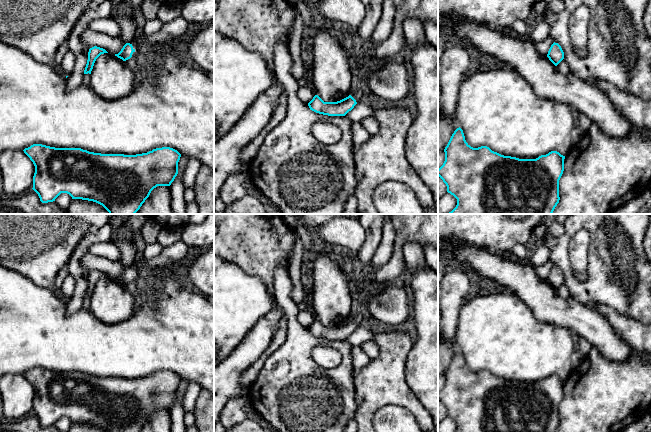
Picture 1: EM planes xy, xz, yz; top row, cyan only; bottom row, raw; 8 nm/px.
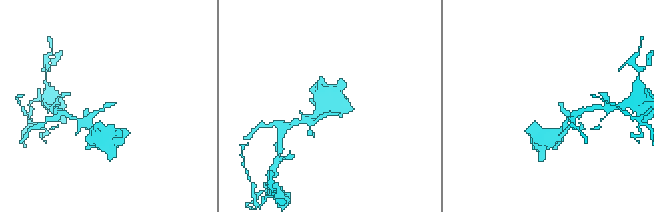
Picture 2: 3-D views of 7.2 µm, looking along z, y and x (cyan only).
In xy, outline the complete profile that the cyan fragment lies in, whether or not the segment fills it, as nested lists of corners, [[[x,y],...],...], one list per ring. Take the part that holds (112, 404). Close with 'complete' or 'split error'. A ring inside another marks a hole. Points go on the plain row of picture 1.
[[[33,368],[23,375],[35,390],[32,413],[42,427],[53,426],[61,417],[67,417],[72,423],[93,425],[104,432],[140,432],[154,412],[171,409],[181,381],[170,371],[136,379],[101,378],[42,368]]] | complete

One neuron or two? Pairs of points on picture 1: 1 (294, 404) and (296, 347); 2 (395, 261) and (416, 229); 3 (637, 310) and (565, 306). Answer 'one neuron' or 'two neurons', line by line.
1: one neuron
2: one neuron
3: two neurons

